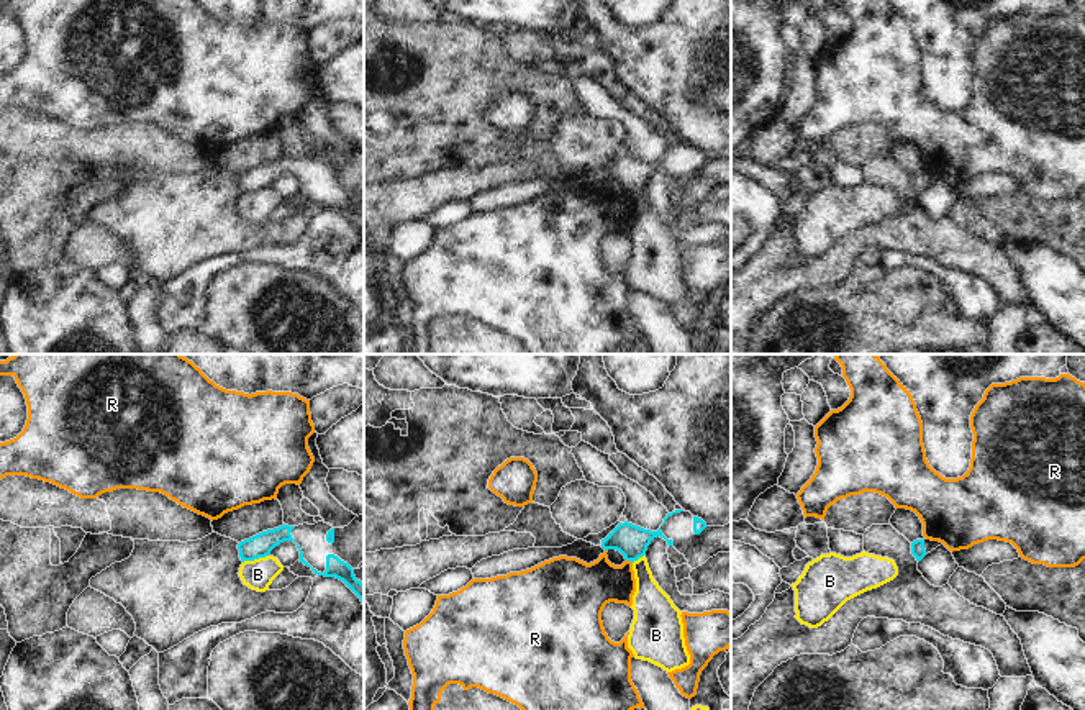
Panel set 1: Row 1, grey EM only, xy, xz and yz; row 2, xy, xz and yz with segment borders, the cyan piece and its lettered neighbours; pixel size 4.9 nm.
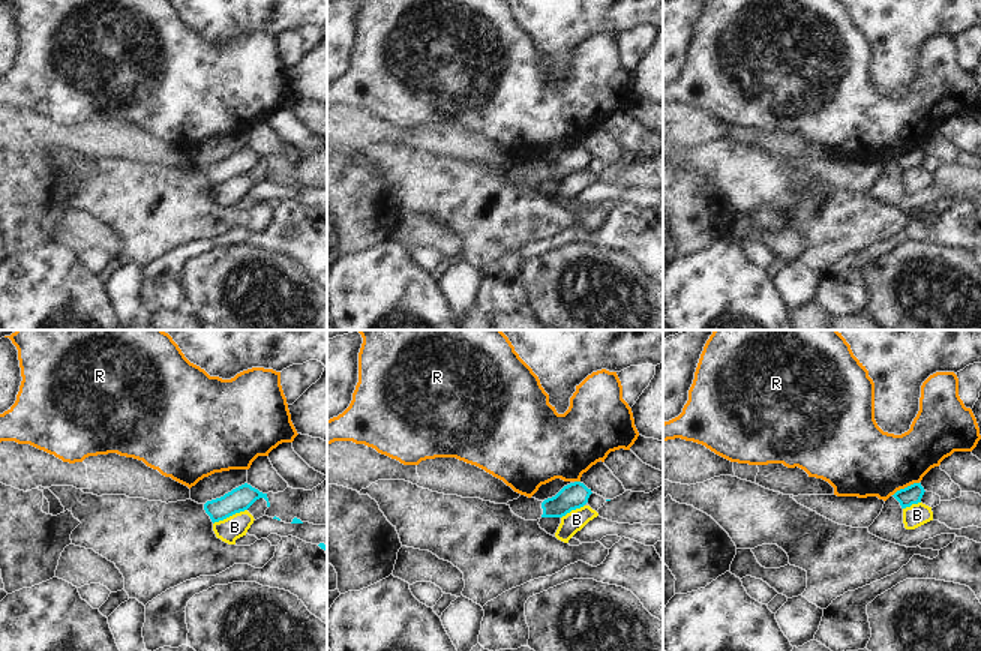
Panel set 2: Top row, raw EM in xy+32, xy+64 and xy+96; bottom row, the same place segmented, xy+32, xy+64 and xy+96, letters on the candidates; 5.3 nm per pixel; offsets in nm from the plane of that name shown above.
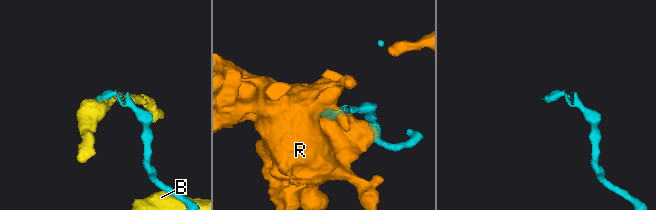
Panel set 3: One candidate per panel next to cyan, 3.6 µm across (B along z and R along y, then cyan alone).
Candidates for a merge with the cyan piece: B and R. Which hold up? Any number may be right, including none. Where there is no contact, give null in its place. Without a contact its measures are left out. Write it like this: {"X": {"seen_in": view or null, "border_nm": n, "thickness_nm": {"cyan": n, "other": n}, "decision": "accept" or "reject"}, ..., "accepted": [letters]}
{"B": {"seen_in": "xy", "border_nm": 130, "thickness_nm": {"cyan": 120, "other": 150}, "decision": "reject"}, "R": {"seen_in": "xz", "border_nm": 40, "thickness_nm": {"cyan": 160, "other": 240}, "decision": "reject"}, "accepted": []}

